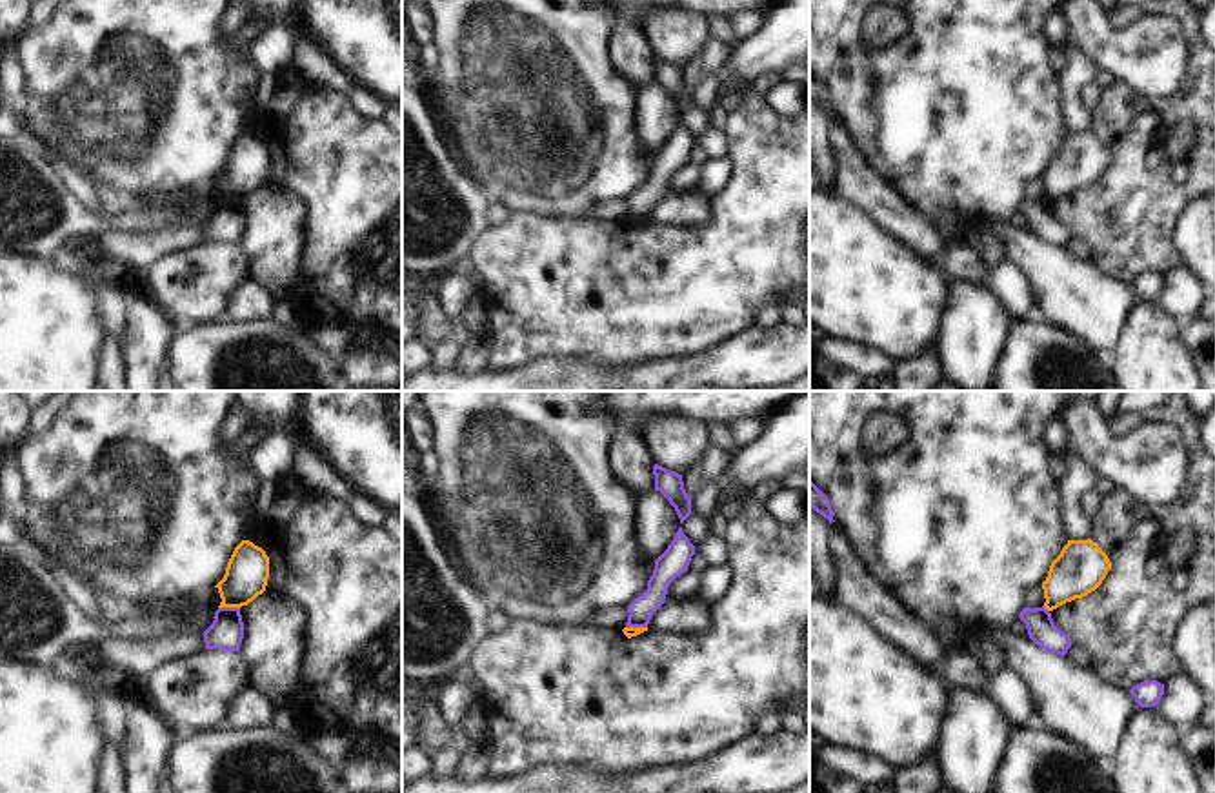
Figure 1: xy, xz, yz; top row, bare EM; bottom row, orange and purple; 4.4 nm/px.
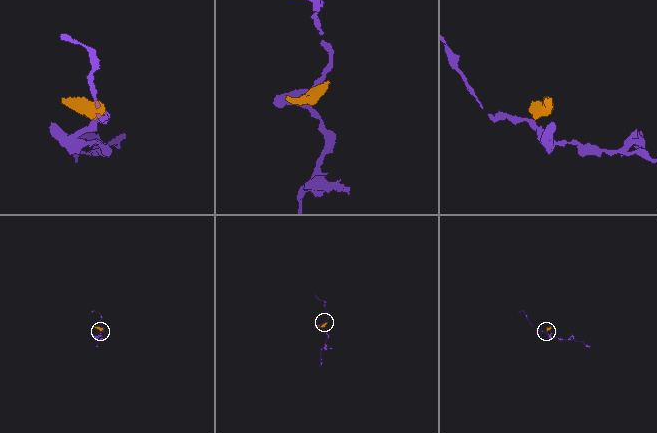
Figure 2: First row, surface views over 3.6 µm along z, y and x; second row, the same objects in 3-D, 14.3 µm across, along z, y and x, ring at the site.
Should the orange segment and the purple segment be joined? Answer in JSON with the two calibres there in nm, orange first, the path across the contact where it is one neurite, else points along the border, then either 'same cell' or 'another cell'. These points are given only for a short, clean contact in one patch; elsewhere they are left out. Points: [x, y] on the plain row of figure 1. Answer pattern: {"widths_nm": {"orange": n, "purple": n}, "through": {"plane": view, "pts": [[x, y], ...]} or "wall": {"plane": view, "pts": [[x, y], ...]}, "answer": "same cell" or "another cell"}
{"widths_nm": {"orange": 190, "purple": 150}, "wall": {"plane": "xy", "pts": [[219, 199], [235, 199], [239, 202]]}, "answer": "another cell"}

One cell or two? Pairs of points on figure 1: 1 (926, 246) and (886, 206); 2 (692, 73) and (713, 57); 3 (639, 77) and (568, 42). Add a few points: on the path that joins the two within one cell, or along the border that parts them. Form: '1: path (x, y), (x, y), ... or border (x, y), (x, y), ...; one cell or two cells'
1: path (917, 237), (895, 215); one cell
2: path (697, 68), (708, 60); one cell
3: border (610, 22), (610, 62), (637, 88); two cells

